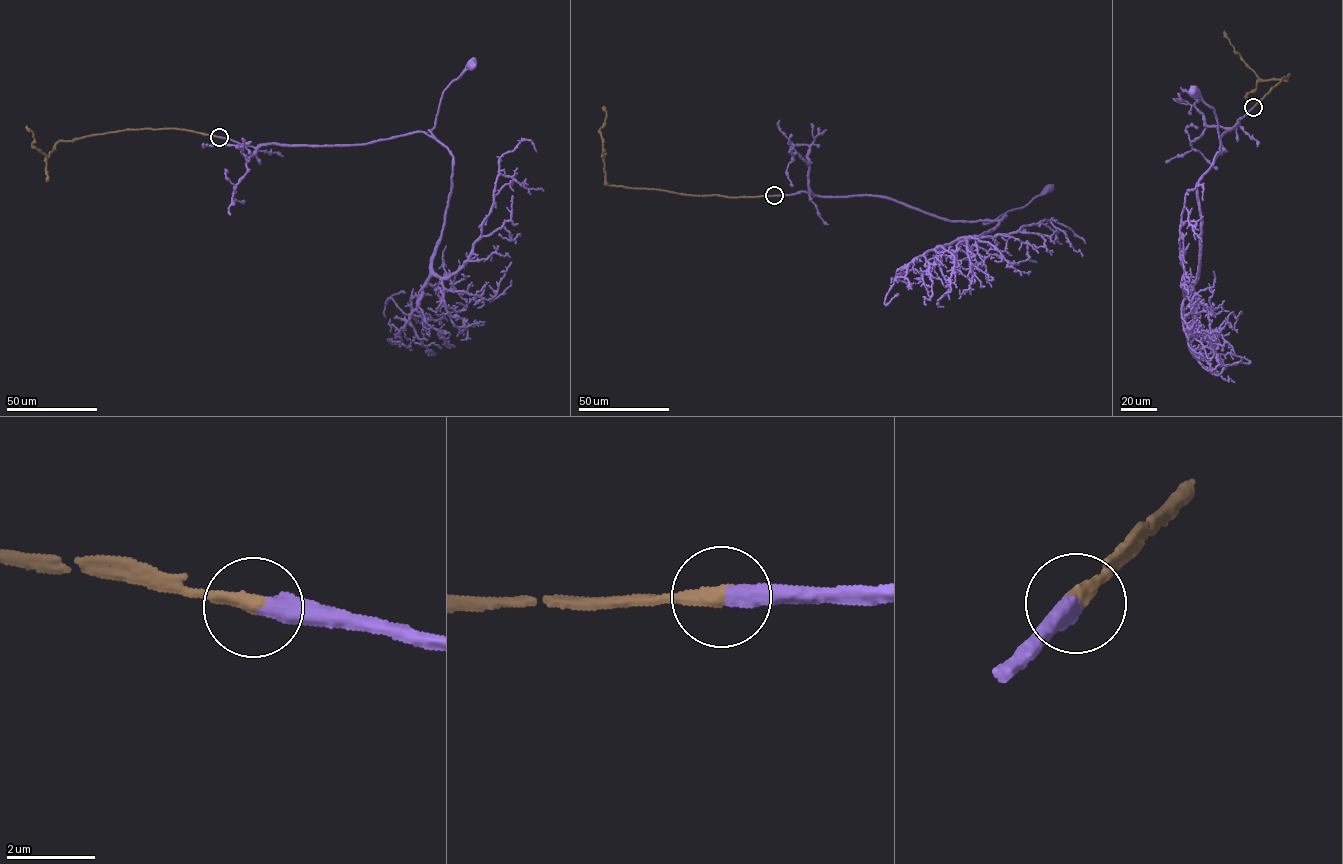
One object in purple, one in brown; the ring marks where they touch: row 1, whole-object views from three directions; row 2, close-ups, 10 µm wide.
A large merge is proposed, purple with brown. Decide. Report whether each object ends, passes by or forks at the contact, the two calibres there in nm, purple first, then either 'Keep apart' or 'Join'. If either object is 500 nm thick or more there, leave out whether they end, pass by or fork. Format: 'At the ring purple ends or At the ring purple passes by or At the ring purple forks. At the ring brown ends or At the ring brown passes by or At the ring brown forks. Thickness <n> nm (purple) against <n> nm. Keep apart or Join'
At the ring purple ends. At the ring brown ends. Thickness 400 nm (purple) against 380 nm. Join

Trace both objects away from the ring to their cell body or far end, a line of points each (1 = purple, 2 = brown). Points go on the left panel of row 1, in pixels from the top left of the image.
1: (219, 137), (258, 148), (364, 145), (420, 132), (434, 137), (429, 130), (443, 91), (472, 66)
2: (219, 137), (178, 129), (127, 129), (60, 141), (46, 158), (32, 146), (33, 132), (26, 126)

